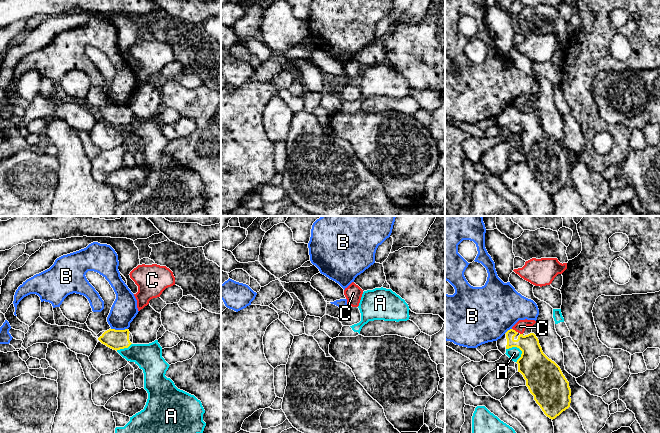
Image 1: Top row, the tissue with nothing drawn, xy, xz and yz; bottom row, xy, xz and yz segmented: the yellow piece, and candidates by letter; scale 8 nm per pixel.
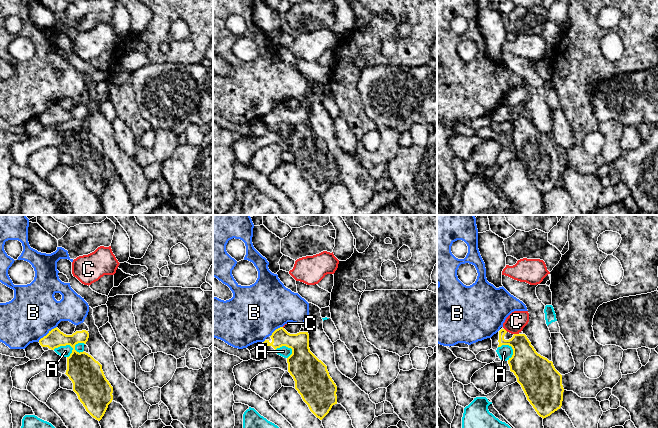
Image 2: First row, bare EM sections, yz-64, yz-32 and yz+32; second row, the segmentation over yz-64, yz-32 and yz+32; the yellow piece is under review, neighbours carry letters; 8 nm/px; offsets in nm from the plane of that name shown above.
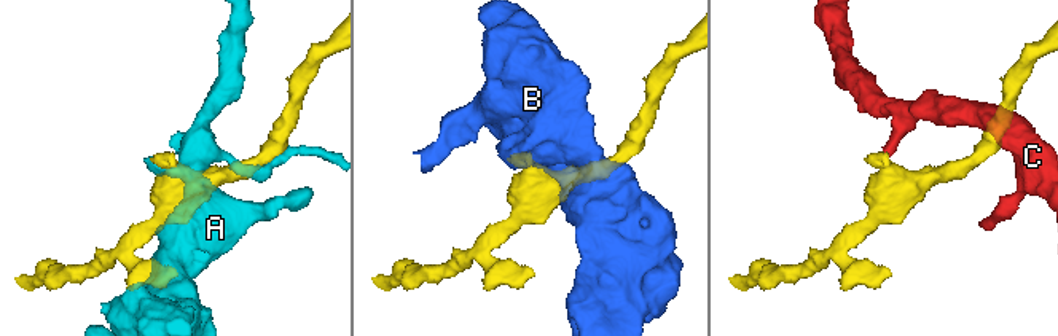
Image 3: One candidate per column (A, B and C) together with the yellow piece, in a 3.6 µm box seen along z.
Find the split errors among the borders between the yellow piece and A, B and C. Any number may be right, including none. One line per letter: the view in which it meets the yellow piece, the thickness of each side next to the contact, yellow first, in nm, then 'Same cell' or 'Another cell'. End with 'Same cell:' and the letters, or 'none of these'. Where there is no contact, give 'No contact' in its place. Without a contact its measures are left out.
A: Touches yellow in yz. Thickness 260 nm (yellow) against 110 nm. Another cell
B: Touches yellow in xy. Thickness 160 nm (yellow) against 200 nm. Another cell
C: Touches yellow in yz. Thickness 180 nm (yellow) against 90 nm. Another cell
Same cell: none of these

